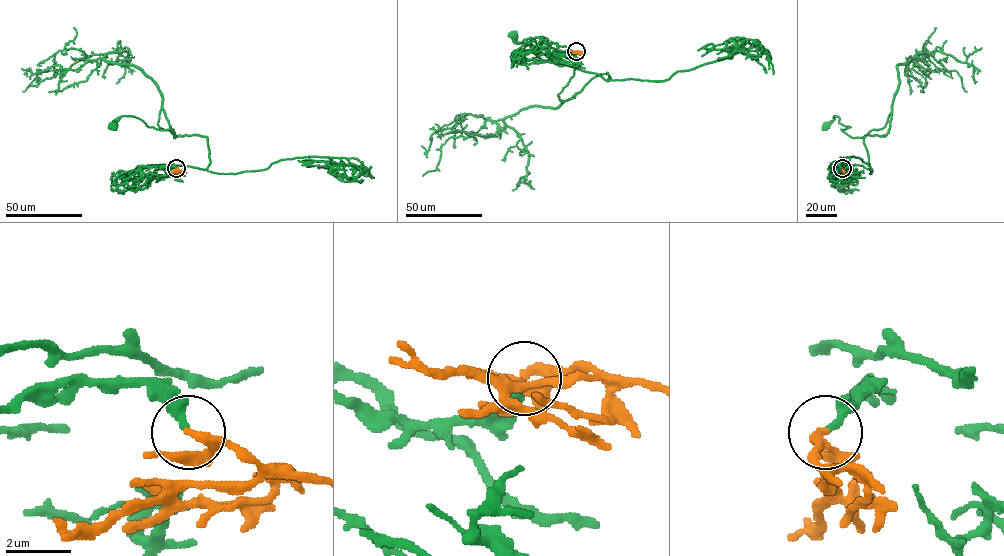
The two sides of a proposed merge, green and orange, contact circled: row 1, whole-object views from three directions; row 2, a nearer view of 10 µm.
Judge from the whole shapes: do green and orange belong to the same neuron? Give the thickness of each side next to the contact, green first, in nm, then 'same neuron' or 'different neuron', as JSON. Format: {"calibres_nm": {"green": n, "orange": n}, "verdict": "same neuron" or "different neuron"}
{"calibres_nm": {"green": 280, "orange": 220}, "verdict": "same neuron"}

